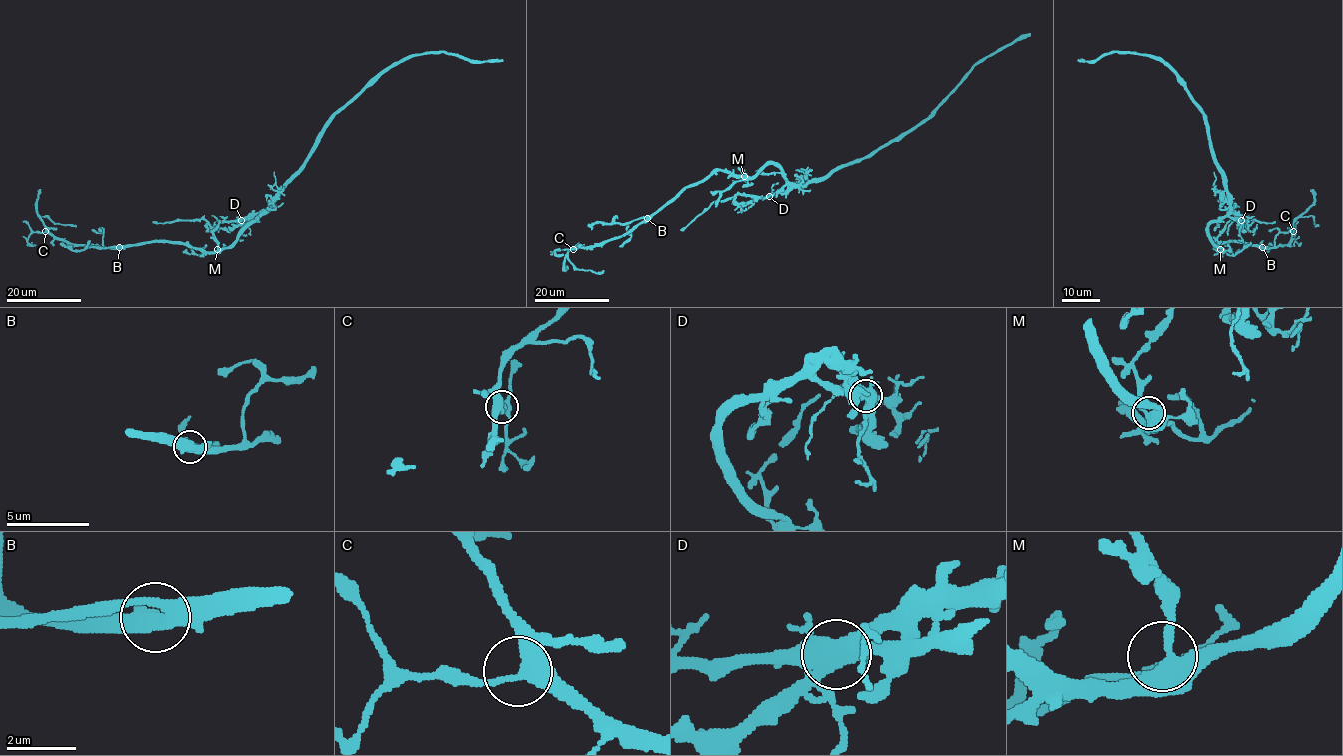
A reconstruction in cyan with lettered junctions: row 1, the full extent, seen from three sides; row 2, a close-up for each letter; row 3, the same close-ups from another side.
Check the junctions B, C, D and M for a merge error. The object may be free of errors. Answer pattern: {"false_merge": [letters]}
{"false_merge": ["D"]}

